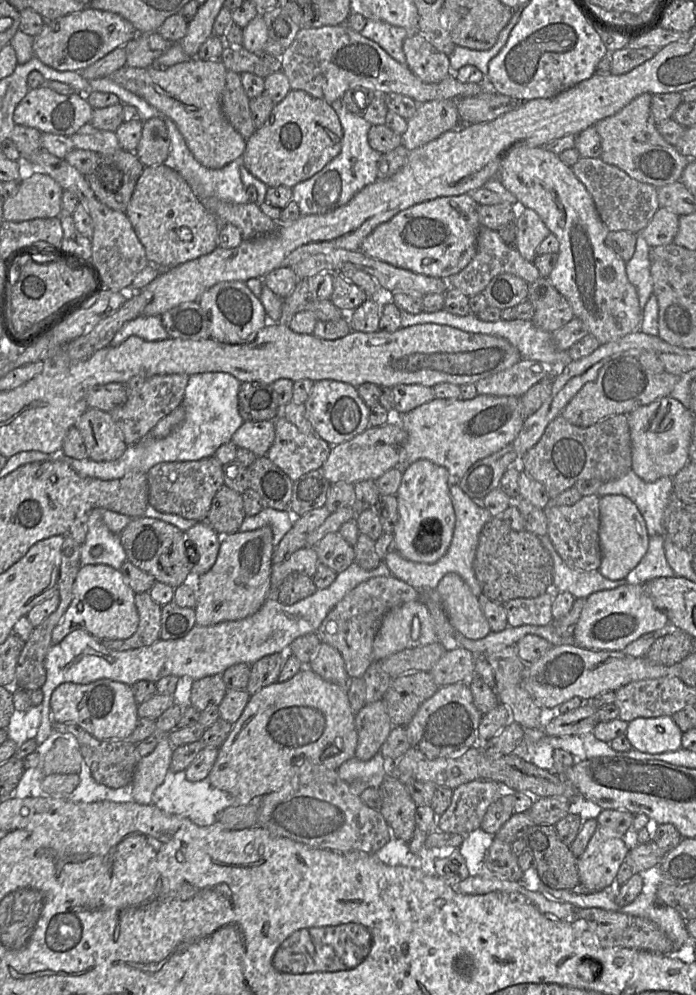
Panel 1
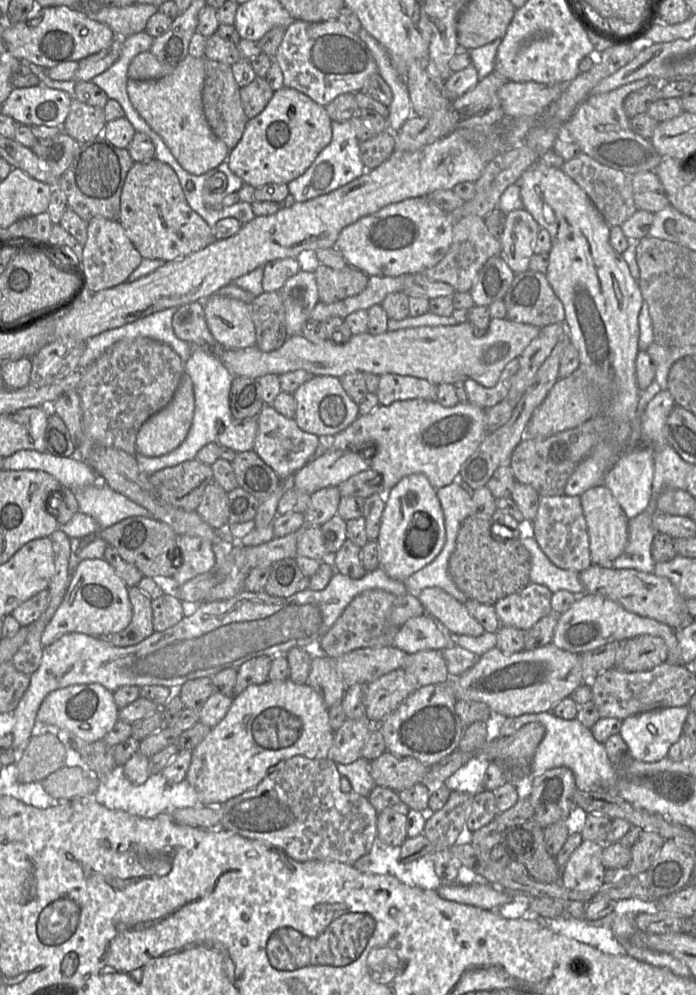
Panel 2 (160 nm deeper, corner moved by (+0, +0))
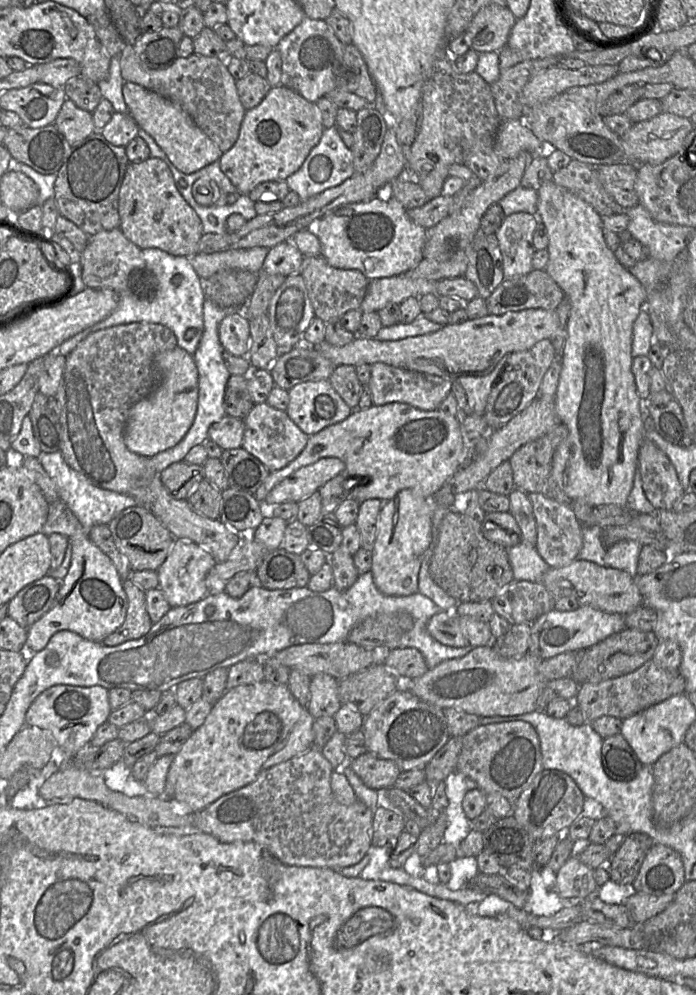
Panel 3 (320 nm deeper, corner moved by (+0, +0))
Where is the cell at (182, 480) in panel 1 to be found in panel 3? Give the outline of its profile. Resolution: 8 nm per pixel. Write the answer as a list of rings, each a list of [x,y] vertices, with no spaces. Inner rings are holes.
[[[181,461],[164,469],[159,478],[173,498],[187,500],[194,488],[205,479],[205,473],[202,465]]]

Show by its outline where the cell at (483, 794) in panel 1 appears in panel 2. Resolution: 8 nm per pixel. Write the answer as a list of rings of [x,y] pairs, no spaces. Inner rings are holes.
[[[451,792],[441,810],[427,813],[422,835],[431,842],[434,852],[449,850],[455,844],[466,825],[473,797],[465,792]]]

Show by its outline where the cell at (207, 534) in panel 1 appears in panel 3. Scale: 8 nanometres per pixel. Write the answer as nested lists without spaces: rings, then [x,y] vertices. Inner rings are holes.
[[[176,539],[167,558],[157,570],[158,588],[163,592],[171,607],[181,607],[198,602],[209,595],[206,577],[215,564],[213,556],[202,546],[192,541]]]

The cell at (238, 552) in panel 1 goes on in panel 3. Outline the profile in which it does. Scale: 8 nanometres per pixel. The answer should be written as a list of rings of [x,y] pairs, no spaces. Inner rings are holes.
[[[400,402],[372,405],[367,409],[354,409],[345,420],[310,435],[305,448],[293,461],[280,470],[270,472],[255,493],[256,498],[263,503],[267,494],[284,478],[327,457],[344,462],[350,477],[343,484],[348,484],[350,479],[358,479],[355,484],[349,484],[347,499],[359,503],[373,498],[387,501],[403,489],[411,489],[431,499],[471,458],[470,446],[461,435],[460,416],[451,416],[439,409],[424,411]]]

